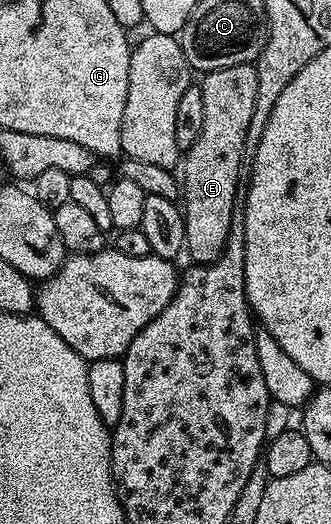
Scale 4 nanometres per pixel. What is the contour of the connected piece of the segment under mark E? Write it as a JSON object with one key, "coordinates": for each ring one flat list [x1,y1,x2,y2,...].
{"coordinates":[[250,63,219,67,208,70,202,77,205,78,200,78,199,84,203,91,203,131,183,153,185,253,198,266,209,265,225,250,231,215,239,204,237,184,243,181,241,164,247,161,247,127,251,127,251,115,255,115,257,66]]}

